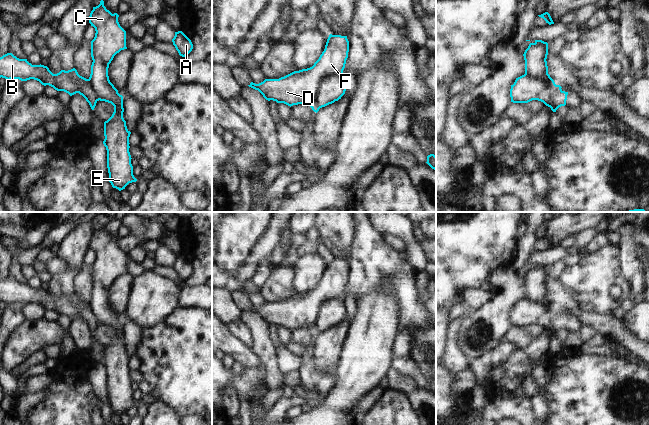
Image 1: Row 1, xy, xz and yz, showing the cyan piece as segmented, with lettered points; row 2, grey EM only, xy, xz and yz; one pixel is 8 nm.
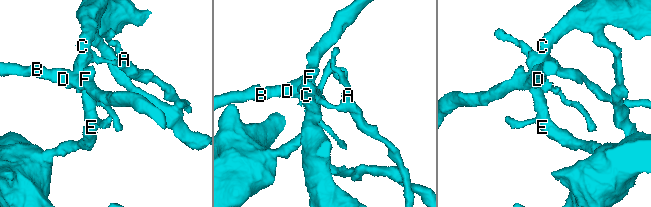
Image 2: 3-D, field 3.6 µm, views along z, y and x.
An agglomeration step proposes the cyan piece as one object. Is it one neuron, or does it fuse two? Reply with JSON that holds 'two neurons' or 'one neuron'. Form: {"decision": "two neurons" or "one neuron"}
{"decision": "two neurons"}

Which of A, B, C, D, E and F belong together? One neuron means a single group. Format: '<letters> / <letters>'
A C E / B D F

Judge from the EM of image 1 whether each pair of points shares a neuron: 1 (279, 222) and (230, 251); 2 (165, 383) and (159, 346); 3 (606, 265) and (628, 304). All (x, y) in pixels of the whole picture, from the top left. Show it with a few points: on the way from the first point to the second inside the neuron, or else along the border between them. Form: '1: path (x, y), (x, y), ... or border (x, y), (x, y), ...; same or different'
1: border (270, 222), (266, 232), (252, 249); different
2: path (165, 374), (165, 361), (160, 355); same
3: border (628, 298), (620, 306); different

